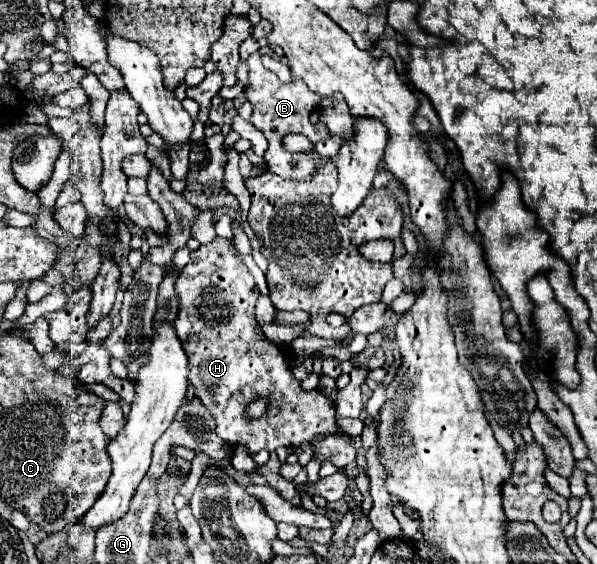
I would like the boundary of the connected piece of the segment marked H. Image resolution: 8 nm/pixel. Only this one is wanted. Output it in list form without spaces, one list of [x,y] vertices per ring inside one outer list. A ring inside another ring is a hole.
[[[216,236],[210,244],[204,244],[196,252],[192,252],[190,262],[182,268],[176,280],[176,290],[180,294],[180,310],[178,310],[174,328],[182,342],[184,352],[188,354],[190,384],[196,388],[196,398],[216,420],[216,434],[224,442],[232,446],[244,446],[248,454],[254,456],[260,450],[274,452],[280,446],[292,448],[302,442],[310,442],[314,434],[342,434],[342,432],[334,432],[336,422],[334,422],[332,400],[318,388],[304,390],[300,386],[300,380],[292,372],[294,356],[284,352],[282,346],[256,336],[254,330],[258,328],[258,322],[256,322],[254,306],[260,292],[244,260],[240,258],[240,252],[236,250],[234,240]],[[256,396],[268,396],[268,400],[272,400],[272,416],[268,416],[268,420],[252,420],[252,424],[248,424],[248,420],[244,420],[244,408]]]

